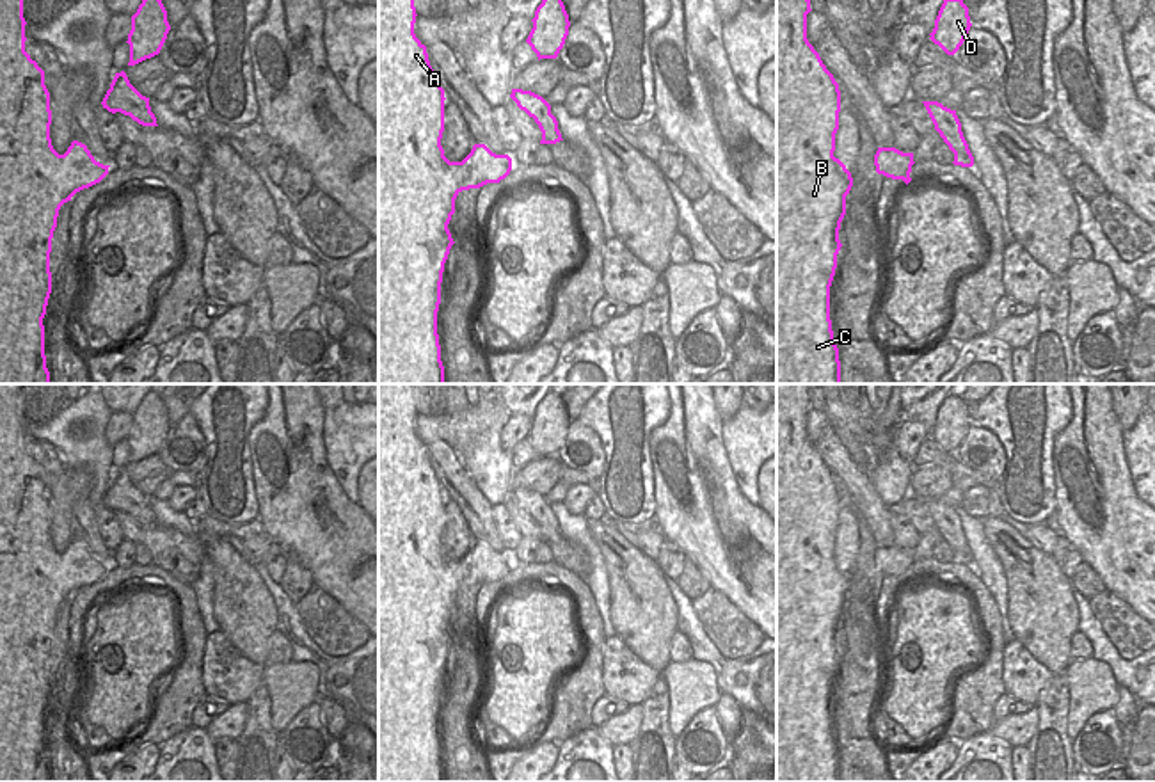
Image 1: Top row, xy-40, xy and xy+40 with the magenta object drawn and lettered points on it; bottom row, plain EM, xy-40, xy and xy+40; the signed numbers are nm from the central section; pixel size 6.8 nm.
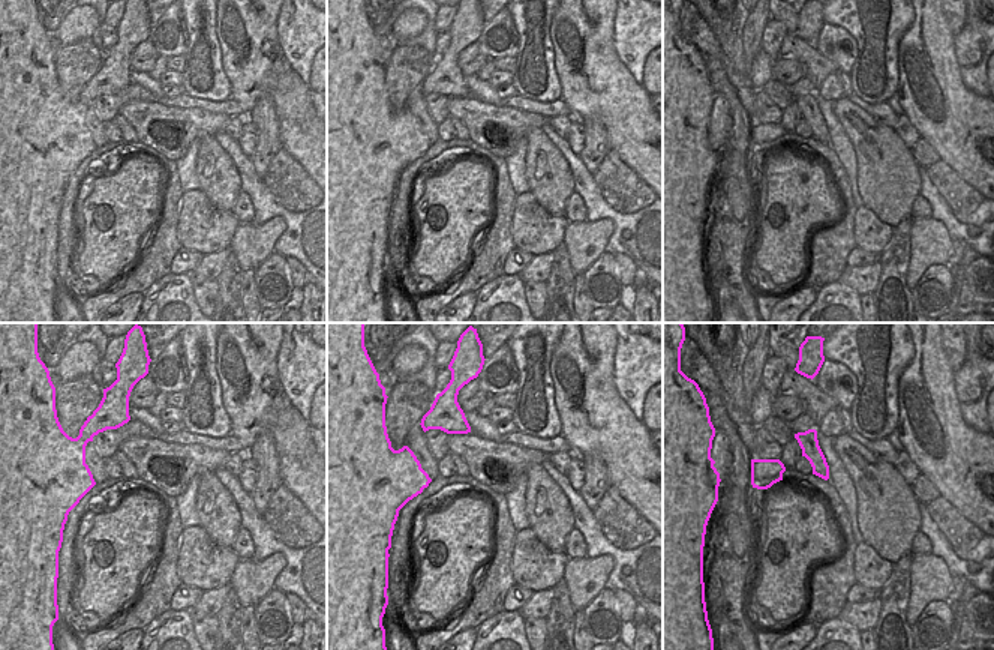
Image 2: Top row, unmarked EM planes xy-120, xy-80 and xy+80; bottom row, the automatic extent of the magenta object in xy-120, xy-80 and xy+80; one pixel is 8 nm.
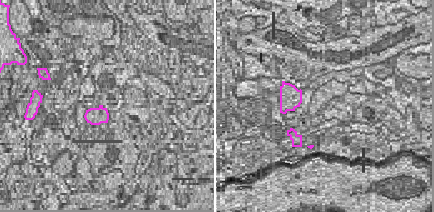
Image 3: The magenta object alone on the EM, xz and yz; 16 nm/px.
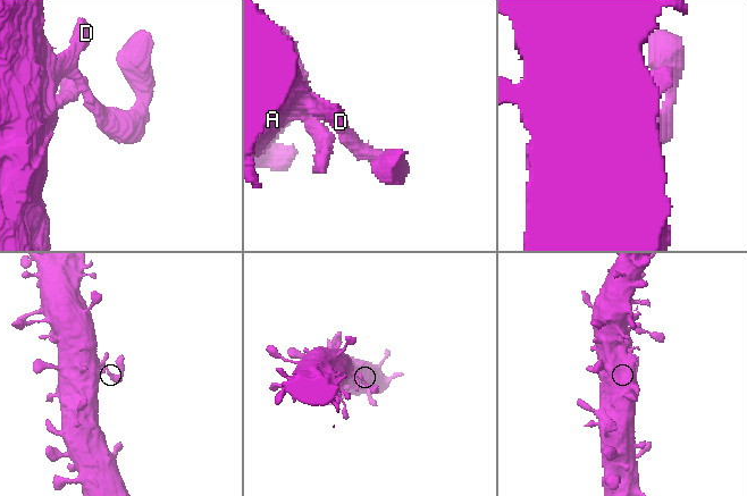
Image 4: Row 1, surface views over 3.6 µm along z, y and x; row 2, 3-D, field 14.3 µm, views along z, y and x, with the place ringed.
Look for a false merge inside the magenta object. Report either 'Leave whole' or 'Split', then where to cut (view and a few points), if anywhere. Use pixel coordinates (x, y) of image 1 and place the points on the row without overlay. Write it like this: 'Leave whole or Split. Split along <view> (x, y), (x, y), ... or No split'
Leave whole. No split.

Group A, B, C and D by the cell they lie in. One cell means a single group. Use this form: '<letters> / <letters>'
A B C D

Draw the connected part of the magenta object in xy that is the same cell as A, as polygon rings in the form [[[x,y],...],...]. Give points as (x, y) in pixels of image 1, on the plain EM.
[[[378,384],[378,782],[444,782],[444,764],[437,732],[437,709],[441,702],[441,681],[444,661],[455,642],[448,622],[455,611],[455,597],[462,588],[499,581],[512,569],[508,553],[496,553],[485,542],[474,542],[462,560],[450,560],[441,544],[444,530],[444,487],[439,483],[428,459],[426,444],[416,435],[416,405],[412,384]]]

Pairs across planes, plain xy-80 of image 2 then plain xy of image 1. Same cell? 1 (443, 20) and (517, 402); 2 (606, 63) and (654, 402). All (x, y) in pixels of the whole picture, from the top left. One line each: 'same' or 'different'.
1: different
2: different

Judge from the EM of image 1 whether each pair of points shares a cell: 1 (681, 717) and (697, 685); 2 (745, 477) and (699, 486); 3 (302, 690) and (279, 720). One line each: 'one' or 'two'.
1: one
2: two
3: one

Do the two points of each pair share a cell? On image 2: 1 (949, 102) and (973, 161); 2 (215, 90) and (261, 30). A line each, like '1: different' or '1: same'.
1: same
2: different

